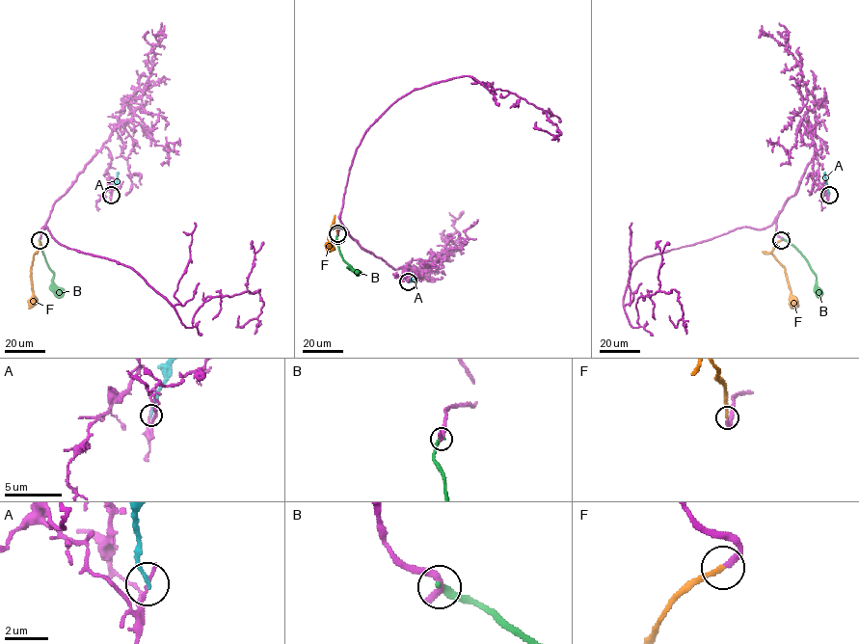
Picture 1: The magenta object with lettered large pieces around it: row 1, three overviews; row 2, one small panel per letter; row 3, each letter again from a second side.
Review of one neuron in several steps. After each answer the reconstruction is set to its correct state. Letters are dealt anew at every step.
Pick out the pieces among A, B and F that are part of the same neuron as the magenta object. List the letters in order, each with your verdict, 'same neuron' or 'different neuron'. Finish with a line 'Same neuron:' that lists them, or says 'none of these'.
A: different neuron
B: different neuron
F: same neuron
Same neuron: F

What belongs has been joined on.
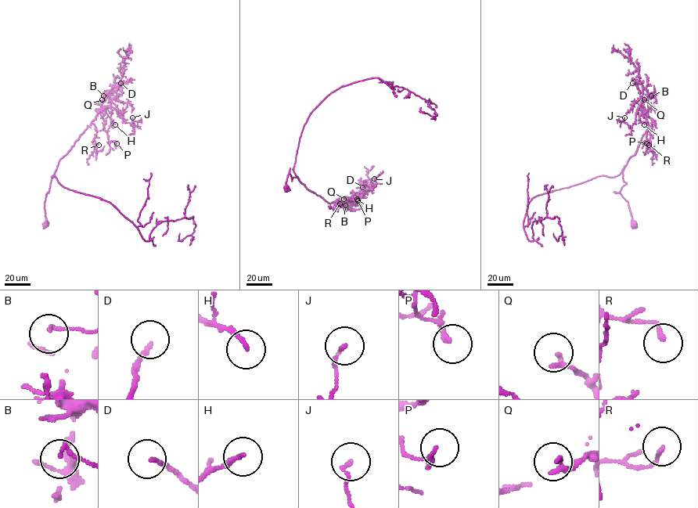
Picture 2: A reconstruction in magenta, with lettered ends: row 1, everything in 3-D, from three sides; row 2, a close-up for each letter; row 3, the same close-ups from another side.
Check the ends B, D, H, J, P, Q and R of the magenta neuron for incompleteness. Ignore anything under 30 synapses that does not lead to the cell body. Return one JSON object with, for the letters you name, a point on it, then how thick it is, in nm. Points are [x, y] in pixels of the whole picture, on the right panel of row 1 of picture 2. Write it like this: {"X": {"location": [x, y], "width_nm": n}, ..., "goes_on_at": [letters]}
{"D": {"location": [632, 83], "width_nm": 150}, "goes_on_at": ["D"]}

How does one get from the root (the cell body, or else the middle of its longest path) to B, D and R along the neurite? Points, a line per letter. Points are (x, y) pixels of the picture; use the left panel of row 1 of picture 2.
B: (45, 224), (44, 201), (59, 162), (100, 111), (103, 99), (109, 95), (103, 95)
D: (45, 224), (44, 201), (59, 160), (97, 113), (116, 97), (116, 90), (120, 83)
R: (45, 224), (44, 201), (59, 160), (91, 124), (97, 131), (94, 140), (98, 145)

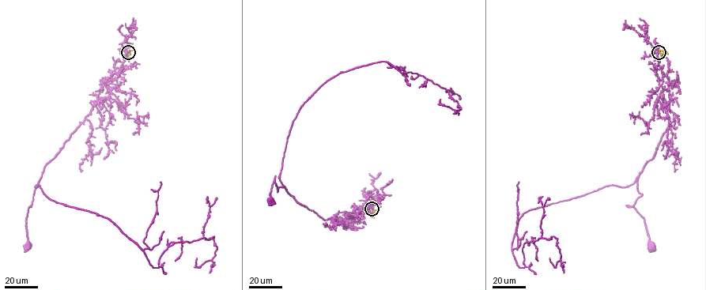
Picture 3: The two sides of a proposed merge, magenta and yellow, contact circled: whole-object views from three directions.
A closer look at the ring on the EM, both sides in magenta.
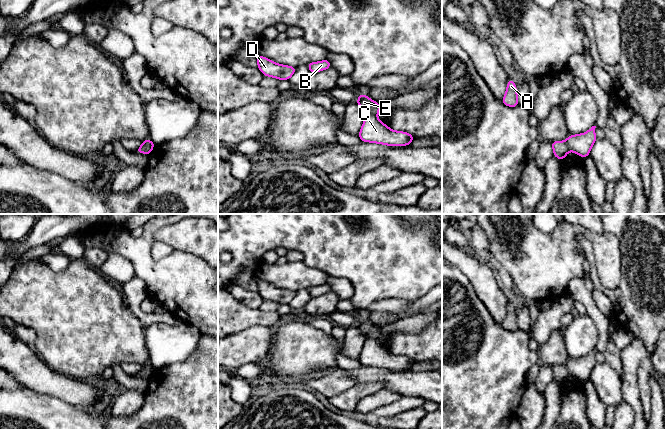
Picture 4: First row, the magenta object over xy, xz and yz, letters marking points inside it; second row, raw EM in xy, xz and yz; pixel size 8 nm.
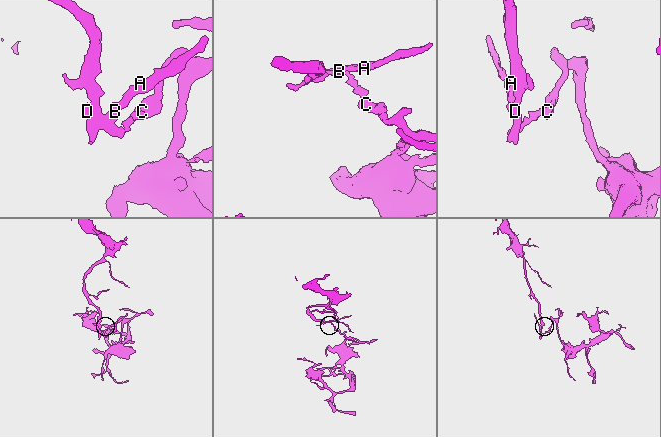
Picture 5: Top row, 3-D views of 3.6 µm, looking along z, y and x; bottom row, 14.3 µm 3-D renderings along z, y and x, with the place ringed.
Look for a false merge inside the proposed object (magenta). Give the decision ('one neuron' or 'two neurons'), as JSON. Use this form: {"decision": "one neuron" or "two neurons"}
{"decision": "two neurons"}

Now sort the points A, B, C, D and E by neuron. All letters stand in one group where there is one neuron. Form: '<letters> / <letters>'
A B D E / C

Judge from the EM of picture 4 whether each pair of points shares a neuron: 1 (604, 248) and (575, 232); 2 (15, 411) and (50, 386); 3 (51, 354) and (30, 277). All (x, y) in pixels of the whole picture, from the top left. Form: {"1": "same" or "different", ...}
{"1": "same", "2": "different", "3": "same"}

